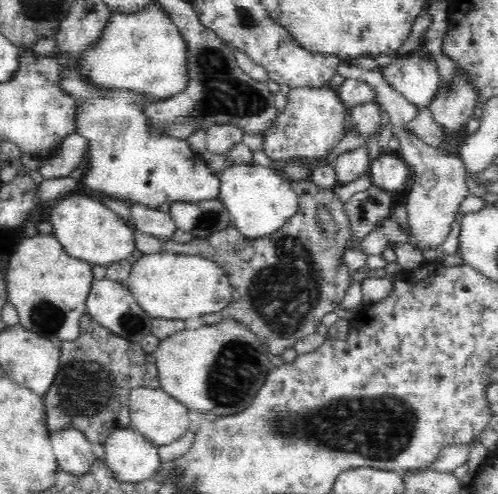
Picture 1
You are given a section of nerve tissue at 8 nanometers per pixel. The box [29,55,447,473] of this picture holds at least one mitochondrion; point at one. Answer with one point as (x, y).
(381, 428)

